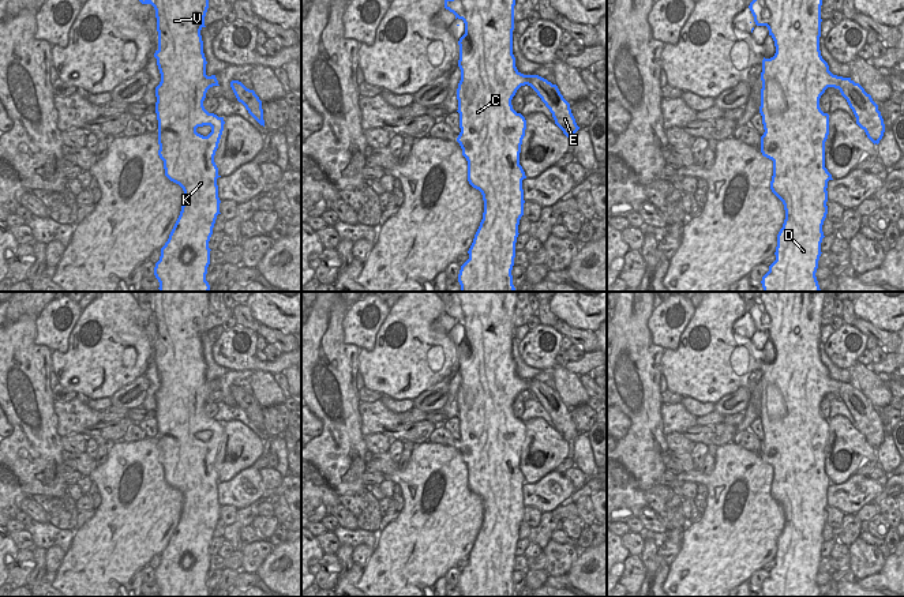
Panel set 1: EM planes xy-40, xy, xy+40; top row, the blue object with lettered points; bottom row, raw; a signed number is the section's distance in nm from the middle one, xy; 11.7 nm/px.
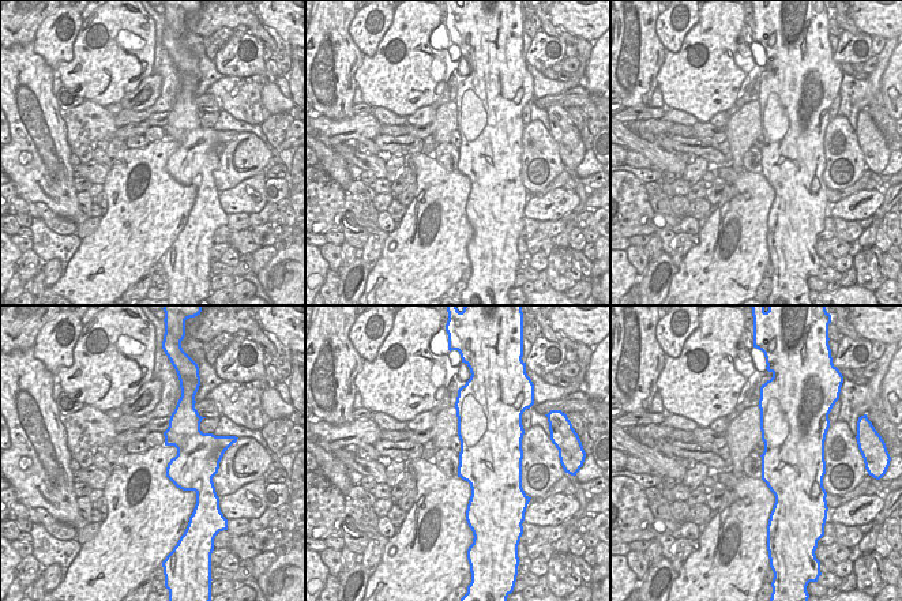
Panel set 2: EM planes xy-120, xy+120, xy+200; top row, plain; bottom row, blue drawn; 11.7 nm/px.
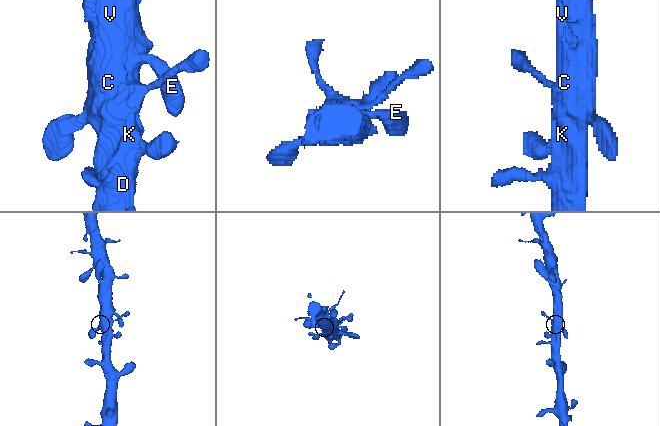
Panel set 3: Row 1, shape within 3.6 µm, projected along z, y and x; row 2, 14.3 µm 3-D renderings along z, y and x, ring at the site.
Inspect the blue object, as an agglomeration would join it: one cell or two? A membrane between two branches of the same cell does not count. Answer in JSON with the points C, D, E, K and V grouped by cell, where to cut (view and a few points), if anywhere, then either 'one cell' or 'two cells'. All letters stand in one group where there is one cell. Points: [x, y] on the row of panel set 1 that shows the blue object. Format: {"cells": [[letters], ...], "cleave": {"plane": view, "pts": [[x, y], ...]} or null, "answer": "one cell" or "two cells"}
{"cells": [["C", "D", "E", "K", "V"]], "cleave": null, "answer": "one cell"}

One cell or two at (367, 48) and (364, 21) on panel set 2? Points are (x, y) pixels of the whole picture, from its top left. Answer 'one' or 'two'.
one

